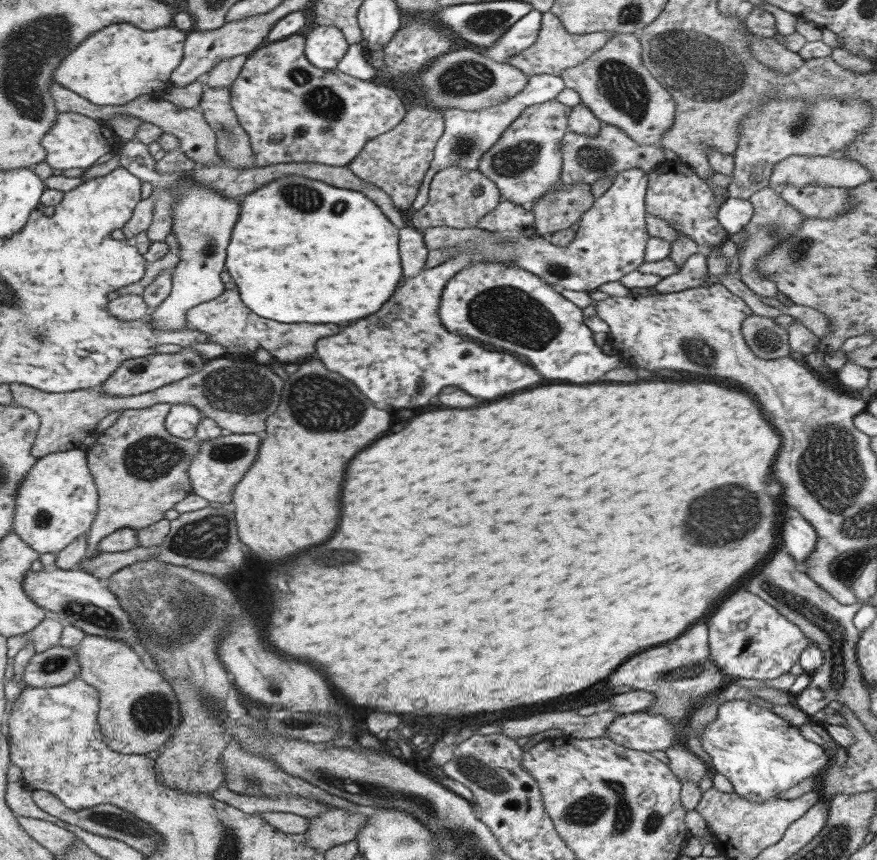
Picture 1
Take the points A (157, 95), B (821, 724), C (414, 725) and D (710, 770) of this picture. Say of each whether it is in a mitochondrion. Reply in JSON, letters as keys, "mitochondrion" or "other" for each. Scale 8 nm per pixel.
{"A":"other","B":"other","C":"mitochondrion","D":"other"}

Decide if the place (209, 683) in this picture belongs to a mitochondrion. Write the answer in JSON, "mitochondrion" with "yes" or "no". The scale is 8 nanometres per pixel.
{"mitochondrion":"no"}

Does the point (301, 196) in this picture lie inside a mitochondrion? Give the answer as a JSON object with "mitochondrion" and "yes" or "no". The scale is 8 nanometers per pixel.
{"mitochondrion":"yes"}

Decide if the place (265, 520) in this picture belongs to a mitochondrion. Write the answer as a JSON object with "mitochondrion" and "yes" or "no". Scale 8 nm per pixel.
{"mitochondrion":"no"}

